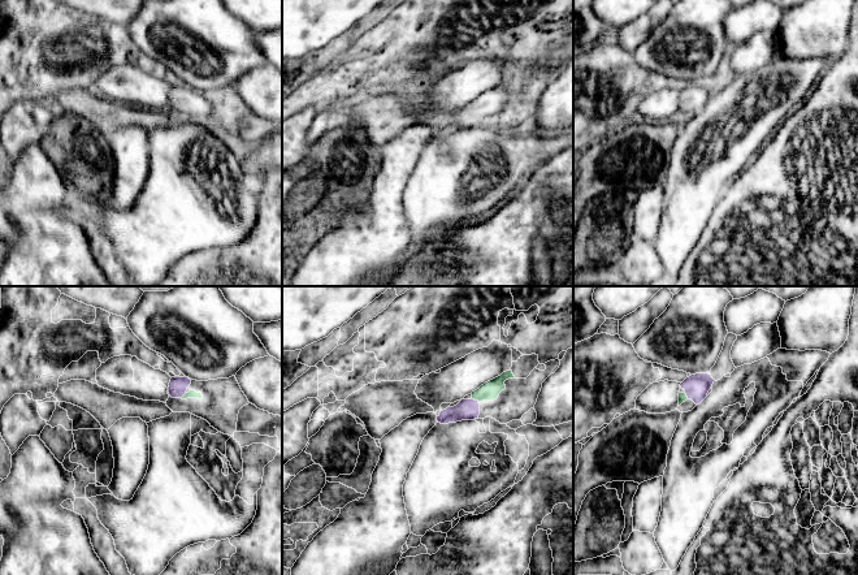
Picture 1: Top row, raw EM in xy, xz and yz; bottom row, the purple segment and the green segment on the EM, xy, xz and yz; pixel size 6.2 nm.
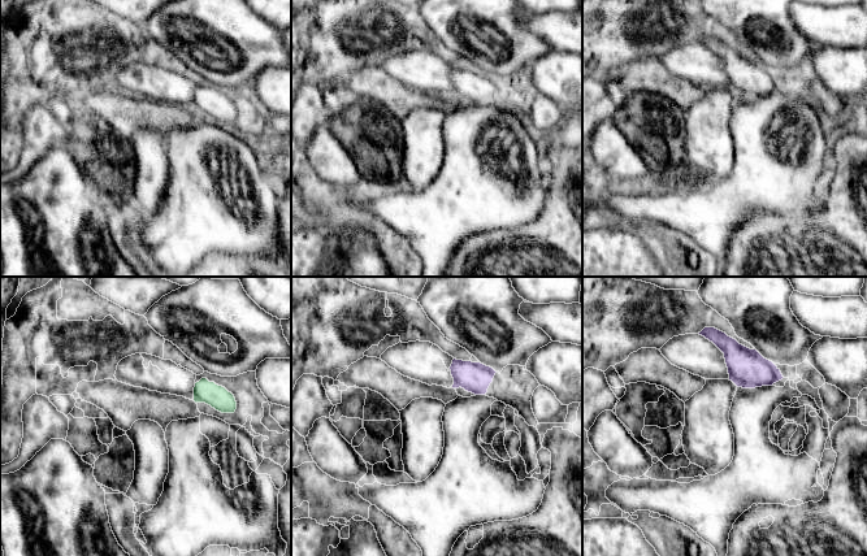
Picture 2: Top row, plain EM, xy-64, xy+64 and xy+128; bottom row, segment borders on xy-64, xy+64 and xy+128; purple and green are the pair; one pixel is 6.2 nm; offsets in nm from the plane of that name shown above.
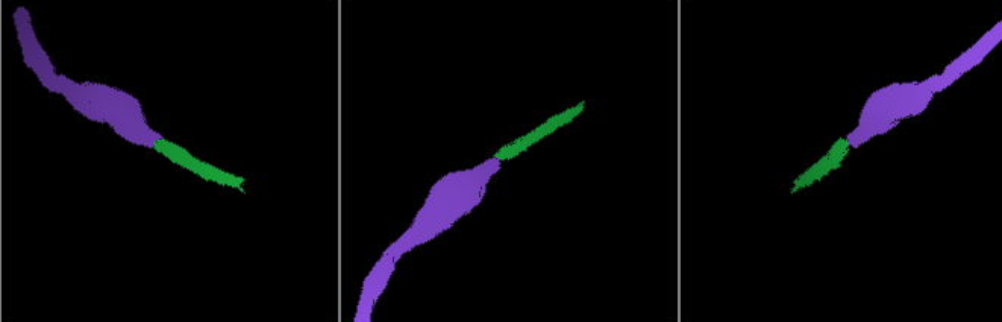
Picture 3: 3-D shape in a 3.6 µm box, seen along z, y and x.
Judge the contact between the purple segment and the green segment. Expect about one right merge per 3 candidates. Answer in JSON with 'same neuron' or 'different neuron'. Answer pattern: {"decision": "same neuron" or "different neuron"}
{"decision": "same neuron"}

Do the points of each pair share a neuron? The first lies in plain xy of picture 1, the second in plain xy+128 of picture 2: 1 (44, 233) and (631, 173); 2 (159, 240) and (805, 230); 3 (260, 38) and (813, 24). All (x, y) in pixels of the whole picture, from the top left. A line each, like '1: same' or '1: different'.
1: same
2: different
3: same

